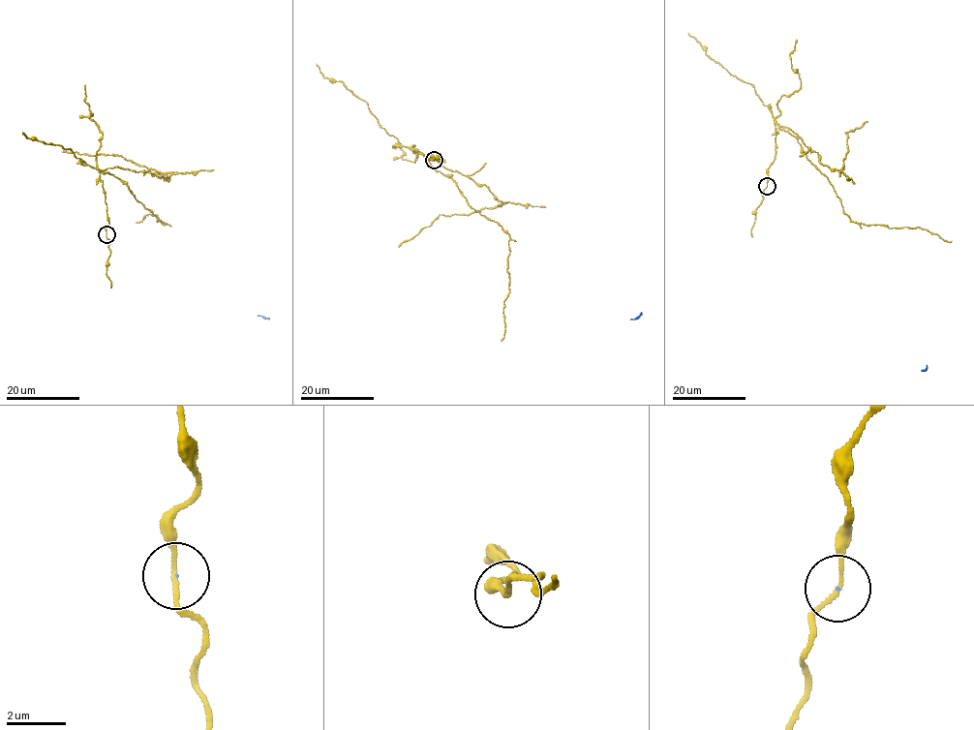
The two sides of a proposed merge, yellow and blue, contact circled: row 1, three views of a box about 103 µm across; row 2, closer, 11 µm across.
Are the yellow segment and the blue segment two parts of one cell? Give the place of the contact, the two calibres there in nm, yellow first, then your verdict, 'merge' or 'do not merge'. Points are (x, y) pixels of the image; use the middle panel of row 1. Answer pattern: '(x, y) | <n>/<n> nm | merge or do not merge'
(434, 160) | 130/30 nm | do not merge

